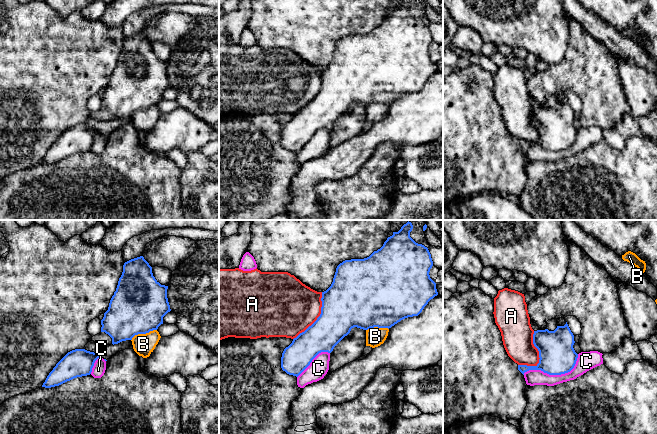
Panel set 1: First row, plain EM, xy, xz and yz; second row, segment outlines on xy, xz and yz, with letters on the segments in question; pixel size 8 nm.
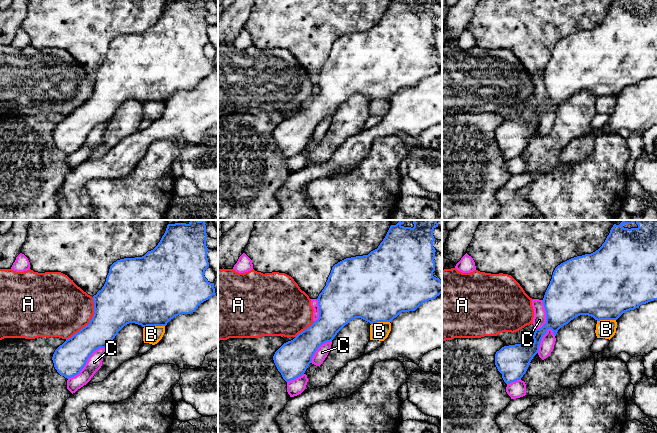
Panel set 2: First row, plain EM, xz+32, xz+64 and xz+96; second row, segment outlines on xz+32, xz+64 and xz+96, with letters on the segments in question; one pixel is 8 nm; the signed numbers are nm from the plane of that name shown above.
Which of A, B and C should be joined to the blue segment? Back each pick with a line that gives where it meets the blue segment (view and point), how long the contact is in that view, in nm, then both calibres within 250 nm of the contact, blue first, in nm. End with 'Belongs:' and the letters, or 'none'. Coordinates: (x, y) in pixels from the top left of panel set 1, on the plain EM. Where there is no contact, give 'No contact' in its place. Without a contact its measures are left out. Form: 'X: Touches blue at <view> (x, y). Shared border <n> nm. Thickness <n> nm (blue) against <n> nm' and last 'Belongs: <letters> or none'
Belongs: none

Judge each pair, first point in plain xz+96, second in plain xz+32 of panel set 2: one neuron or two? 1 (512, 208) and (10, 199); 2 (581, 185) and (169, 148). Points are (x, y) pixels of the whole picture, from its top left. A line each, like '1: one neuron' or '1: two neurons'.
1: two neurons
2: one neuron

